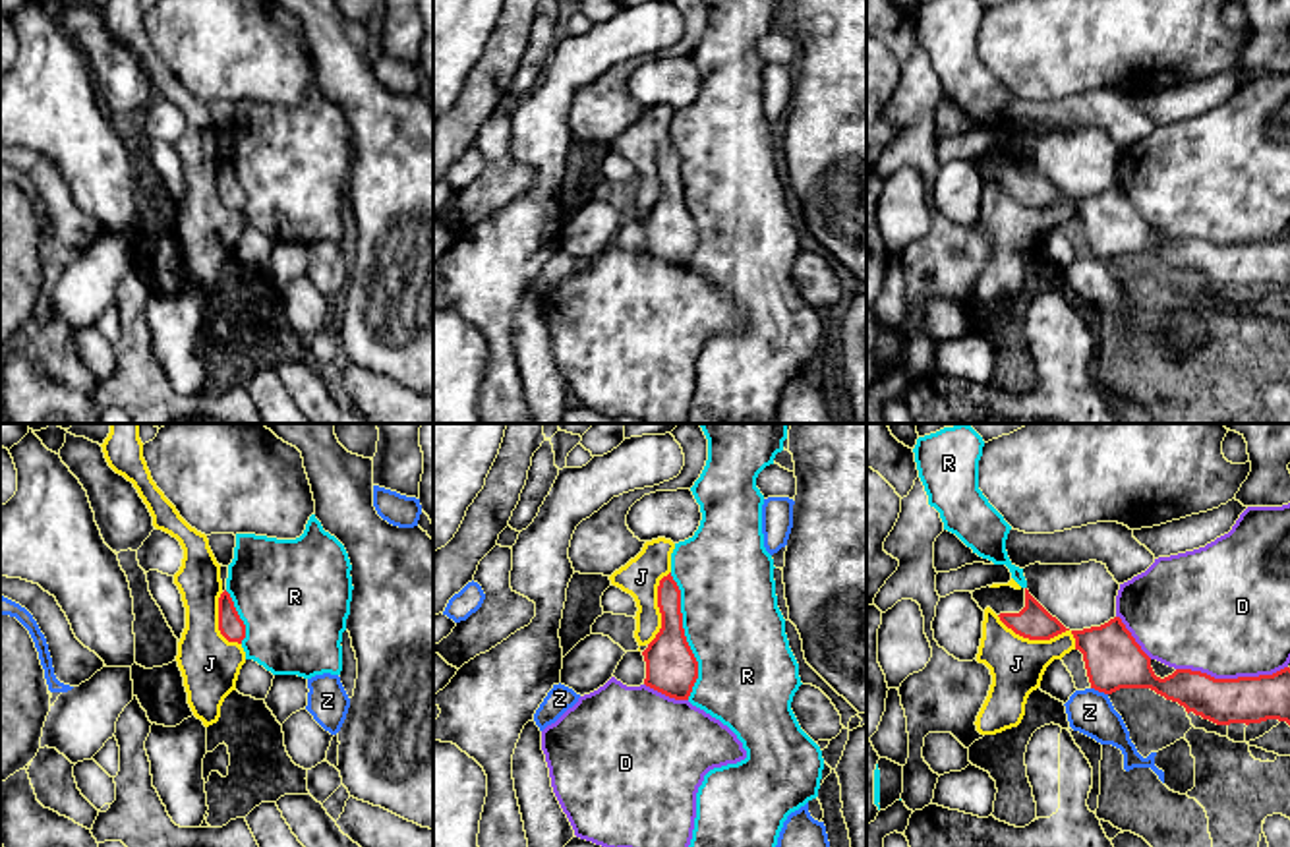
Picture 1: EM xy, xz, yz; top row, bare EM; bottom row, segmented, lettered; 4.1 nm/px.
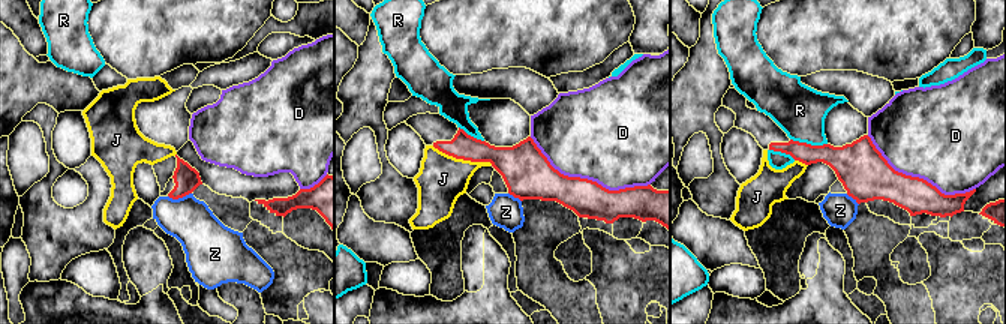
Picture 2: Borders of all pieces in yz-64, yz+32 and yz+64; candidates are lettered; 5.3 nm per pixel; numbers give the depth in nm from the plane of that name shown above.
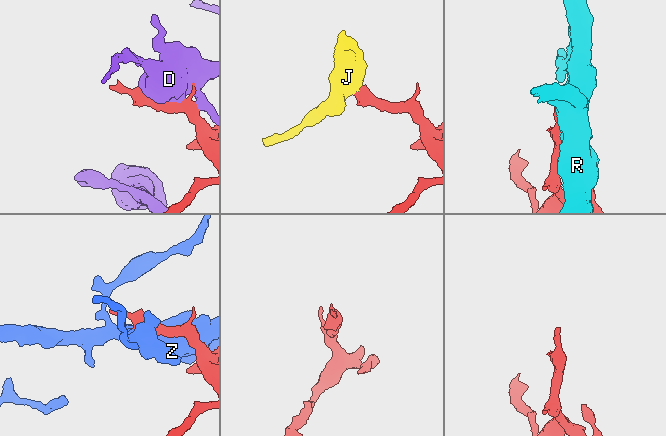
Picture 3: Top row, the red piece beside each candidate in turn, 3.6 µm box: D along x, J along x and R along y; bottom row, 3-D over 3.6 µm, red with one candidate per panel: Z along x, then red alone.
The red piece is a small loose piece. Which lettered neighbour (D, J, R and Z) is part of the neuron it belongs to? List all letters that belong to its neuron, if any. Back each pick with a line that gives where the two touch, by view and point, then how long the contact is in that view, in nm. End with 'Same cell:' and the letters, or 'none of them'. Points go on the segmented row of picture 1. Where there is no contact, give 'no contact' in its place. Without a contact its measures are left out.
Same cell: none of them

